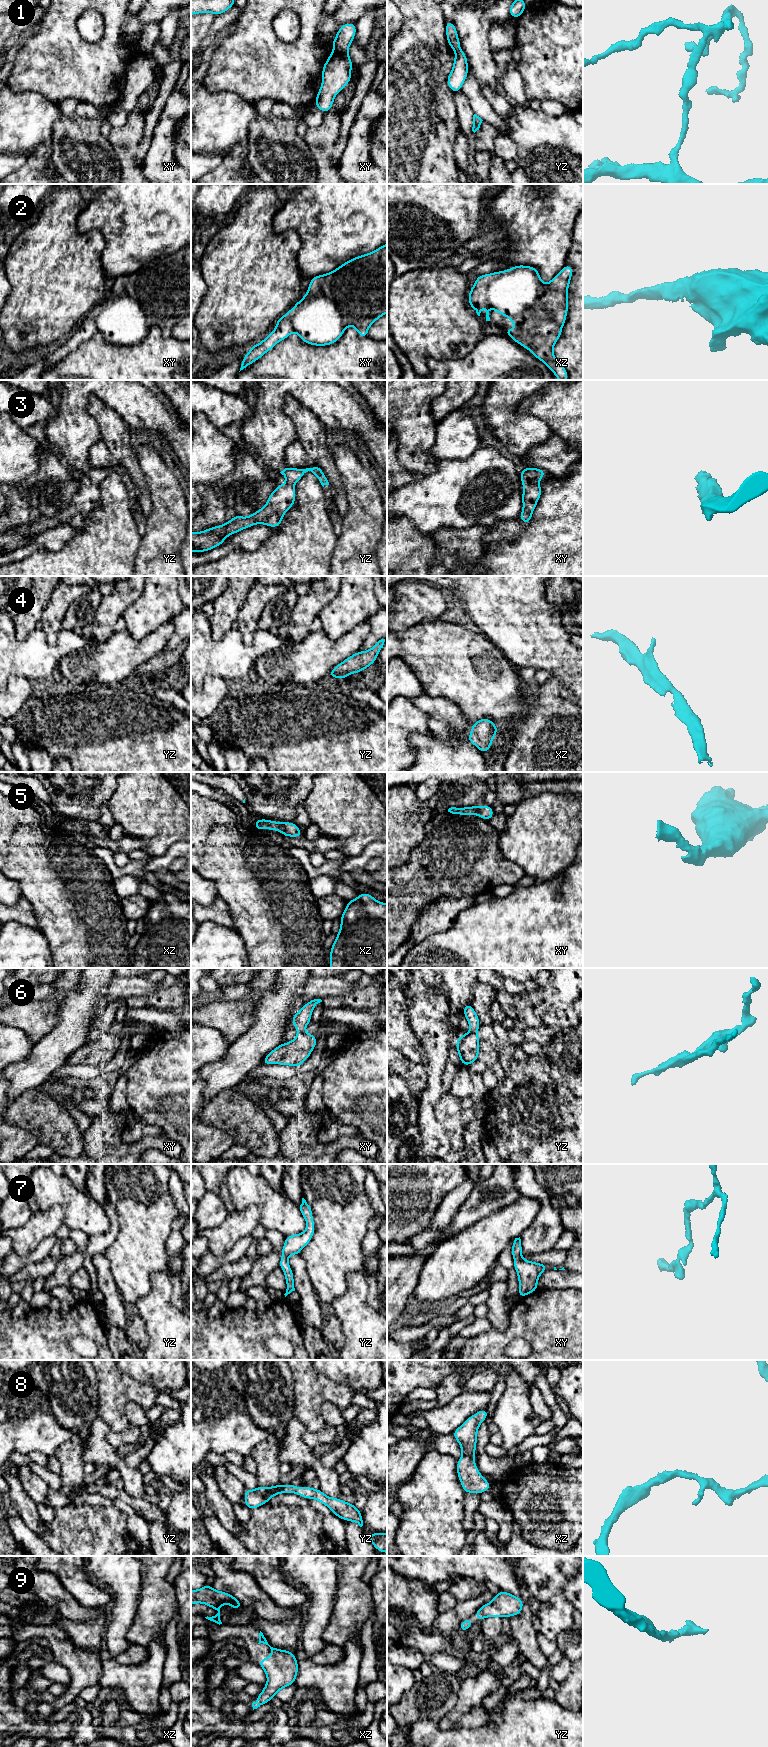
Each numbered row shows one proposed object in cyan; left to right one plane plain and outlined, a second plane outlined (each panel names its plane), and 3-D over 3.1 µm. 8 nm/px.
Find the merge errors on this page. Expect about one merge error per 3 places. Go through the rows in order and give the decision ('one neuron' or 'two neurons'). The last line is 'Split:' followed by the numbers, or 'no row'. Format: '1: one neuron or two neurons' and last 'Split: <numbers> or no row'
1: two neurons
2: one neuron
3: one neuron
4: one neuron
5: one neuron
6: one neuron
7: one neuron
8: one neuron
9: one neuron
Split: 1

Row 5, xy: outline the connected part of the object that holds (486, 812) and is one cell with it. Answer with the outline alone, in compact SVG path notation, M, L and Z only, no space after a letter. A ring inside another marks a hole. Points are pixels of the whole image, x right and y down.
M470 806L470 807L451 807L448 809L448 812L455 815L478 815L479 817L490 821L494 815L494 811L491 806Z

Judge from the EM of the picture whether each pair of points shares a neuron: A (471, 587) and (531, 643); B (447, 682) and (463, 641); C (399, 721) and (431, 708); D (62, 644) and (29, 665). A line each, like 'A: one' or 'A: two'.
A: one
B: one
C: two
D: one

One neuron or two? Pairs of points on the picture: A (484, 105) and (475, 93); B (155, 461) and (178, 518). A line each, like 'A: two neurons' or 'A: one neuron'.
A: one neuron
B: one neuron

